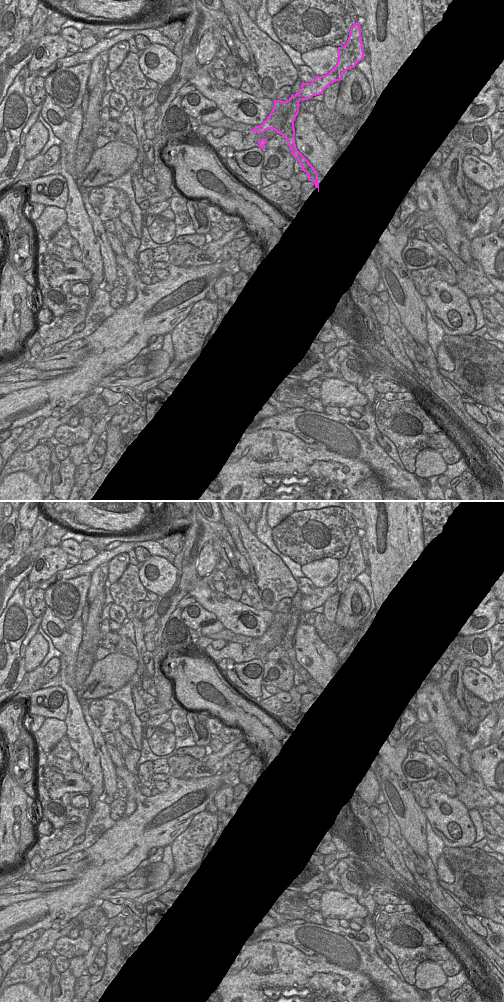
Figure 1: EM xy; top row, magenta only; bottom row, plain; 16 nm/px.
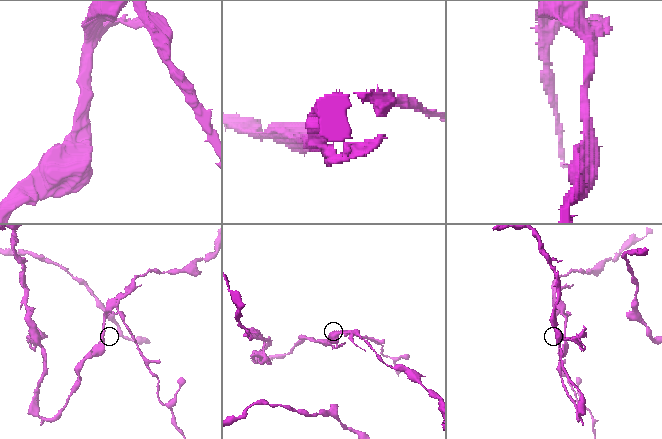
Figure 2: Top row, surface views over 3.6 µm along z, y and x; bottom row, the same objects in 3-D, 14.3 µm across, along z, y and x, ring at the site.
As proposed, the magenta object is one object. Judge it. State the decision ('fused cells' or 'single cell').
fused cells

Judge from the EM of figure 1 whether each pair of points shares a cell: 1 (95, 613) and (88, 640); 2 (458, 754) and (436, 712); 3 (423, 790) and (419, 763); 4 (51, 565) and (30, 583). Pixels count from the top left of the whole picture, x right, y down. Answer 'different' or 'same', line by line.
1: same
2: same
3: different
4: same

